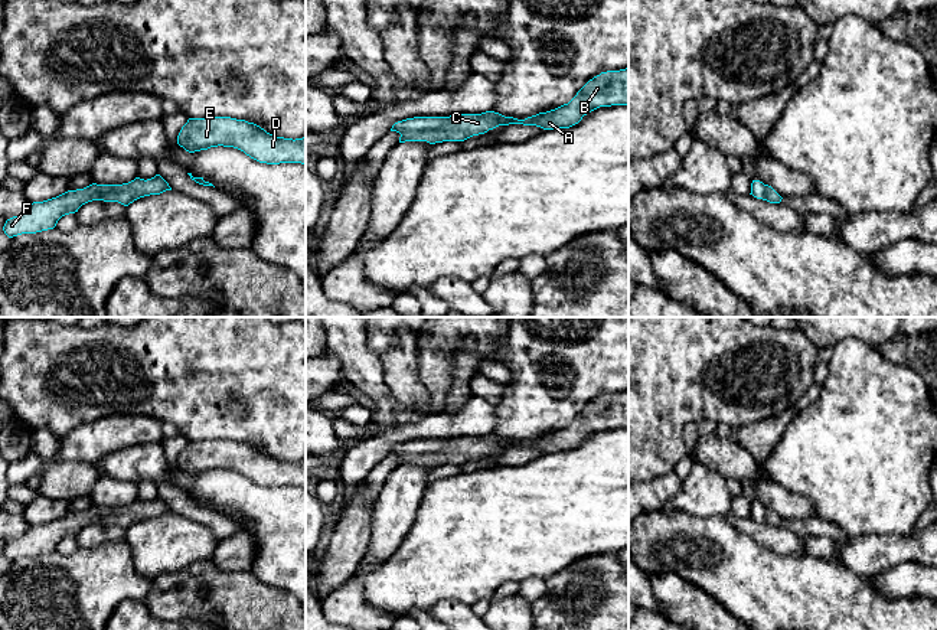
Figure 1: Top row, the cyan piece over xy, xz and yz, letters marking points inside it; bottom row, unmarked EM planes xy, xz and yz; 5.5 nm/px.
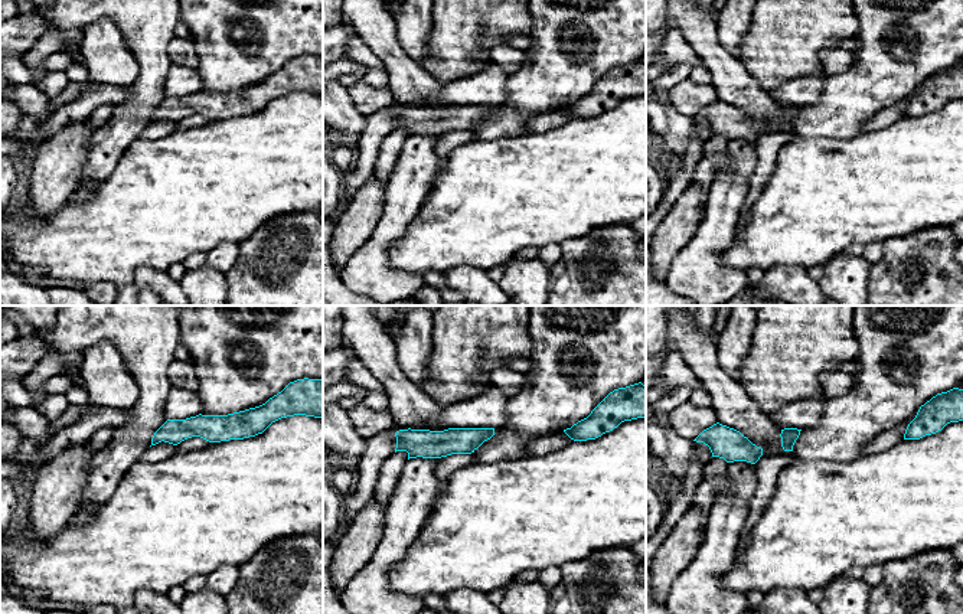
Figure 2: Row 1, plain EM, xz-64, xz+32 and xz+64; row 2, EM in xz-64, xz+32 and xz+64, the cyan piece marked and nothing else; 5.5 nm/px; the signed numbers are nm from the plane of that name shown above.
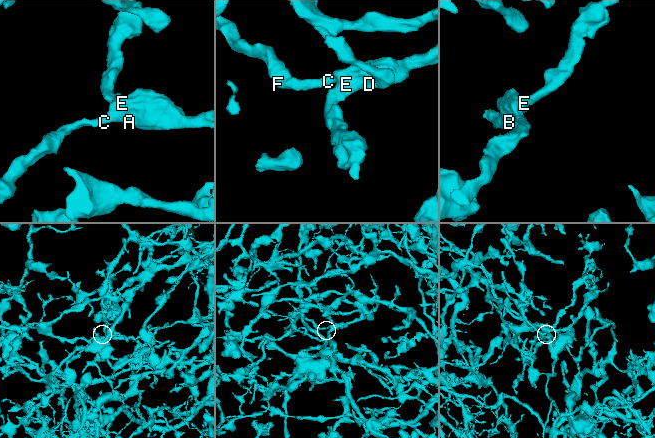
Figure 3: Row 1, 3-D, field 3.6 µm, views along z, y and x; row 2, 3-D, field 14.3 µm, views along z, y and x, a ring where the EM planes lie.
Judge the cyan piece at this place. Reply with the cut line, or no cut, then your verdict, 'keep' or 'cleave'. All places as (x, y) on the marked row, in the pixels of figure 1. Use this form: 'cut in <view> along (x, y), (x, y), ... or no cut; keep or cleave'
cut in xz along (411, 118), (424, 133), (425, 140); cleave

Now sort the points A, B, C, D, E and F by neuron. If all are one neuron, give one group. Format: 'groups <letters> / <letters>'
groups A B C D E / F

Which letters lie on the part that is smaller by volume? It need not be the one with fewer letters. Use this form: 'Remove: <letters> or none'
Remove: F

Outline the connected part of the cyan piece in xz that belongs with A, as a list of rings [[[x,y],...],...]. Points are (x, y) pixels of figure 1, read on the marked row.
[[[627,68],[601,72],[590,79],[568,104],[525,120],[486,111],[481,114],[450,117],[414,117],[412,124],[425,133],[427,143],[435,144],[443,141],[464,141],[499,125],[509,124],[536,125],[543,130],[569,128],[578,124],[588,112],[611,105],[629,105]]]

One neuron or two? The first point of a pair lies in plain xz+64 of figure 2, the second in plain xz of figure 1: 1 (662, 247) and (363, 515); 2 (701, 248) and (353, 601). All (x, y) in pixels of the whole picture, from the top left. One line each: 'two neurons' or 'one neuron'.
1: one neuron
2: one neuron

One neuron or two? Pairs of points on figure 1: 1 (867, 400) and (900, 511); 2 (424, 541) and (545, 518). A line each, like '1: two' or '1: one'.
1: one
2: one

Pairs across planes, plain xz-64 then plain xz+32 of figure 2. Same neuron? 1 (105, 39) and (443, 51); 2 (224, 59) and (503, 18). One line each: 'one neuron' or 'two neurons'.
1: two neurons
2: two neurons

